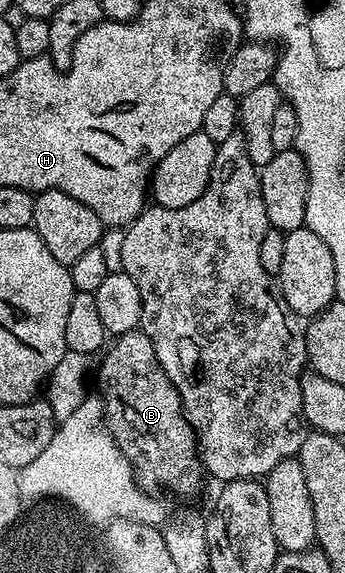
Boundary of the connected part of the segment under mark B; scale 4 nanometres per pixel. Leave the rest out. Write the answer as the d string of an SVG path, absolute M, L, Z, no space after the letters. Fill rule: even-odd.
M140 330L116 337L103 355L96 383L105 404L105 427L118 450L129 459L138 481L150 480L177 496L191 495L203 477L197 436L187 422L177 387L167 378L155 354L151 338Z

